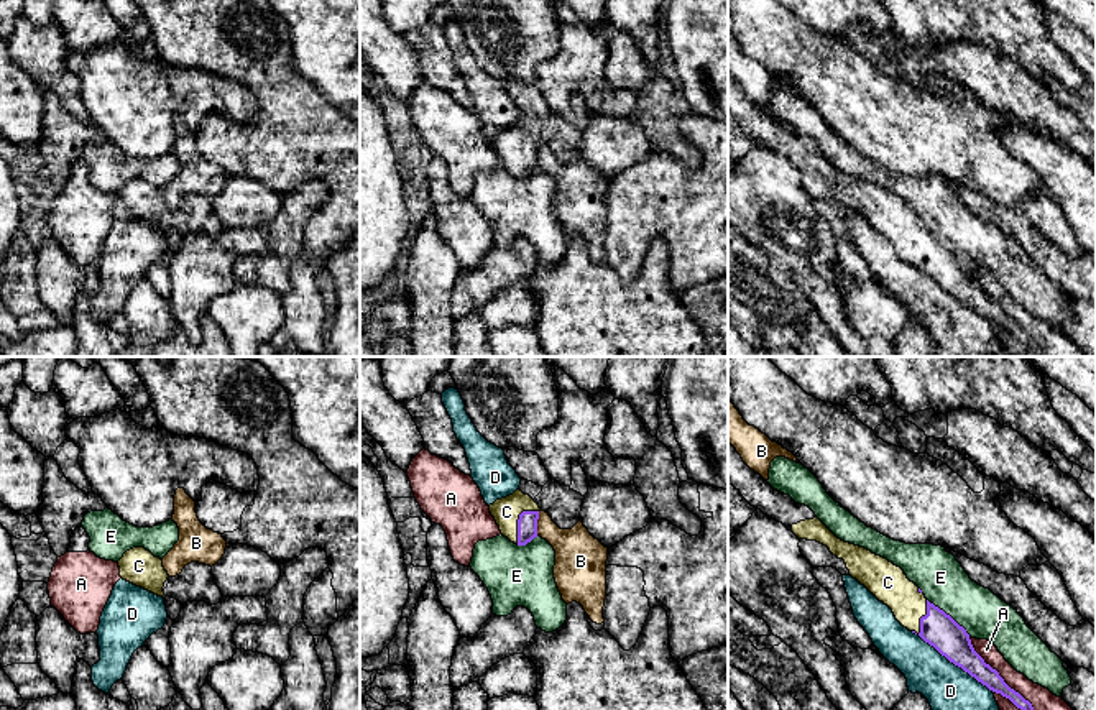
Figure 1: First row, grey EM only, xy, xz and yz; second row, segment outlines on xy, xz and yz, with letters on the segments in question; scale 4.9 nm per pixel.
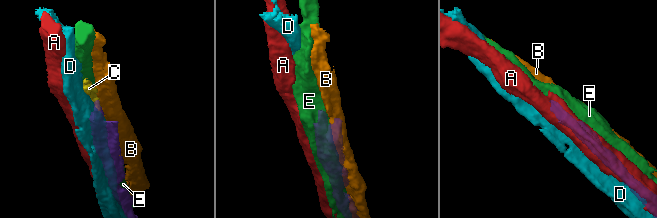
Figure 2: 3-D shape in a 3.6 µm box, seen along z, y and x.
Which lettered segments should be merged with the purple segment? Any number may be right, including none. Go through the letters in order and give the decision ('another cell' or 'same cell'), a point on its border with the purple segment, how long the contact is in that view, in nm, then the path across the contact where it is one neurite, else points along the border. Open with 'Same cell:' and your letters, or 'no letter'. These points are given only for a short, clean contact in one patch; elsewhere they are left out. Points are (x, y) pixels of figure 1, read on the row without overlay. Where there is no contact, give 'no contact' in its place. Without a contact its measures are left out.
Same cell: C
A: another cell; meets purple in yz at (1001, 309); contact 500 nm long
B: another cell; meets purple in xz at (536, 155); contact 120 nm long
C: same cell; meets purple in xz at (518, 152); contact 200 nm long; runs through xz (528, 152), (518, 152), (506, 143)
D: another cell; meets purple in yz at (952, 293); contact 500 nm long
E: another cell; meets purple in yz at (948, 247); contact 280 nm long

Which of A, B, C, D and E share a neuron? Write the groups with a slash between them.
A / B / C / D / E

